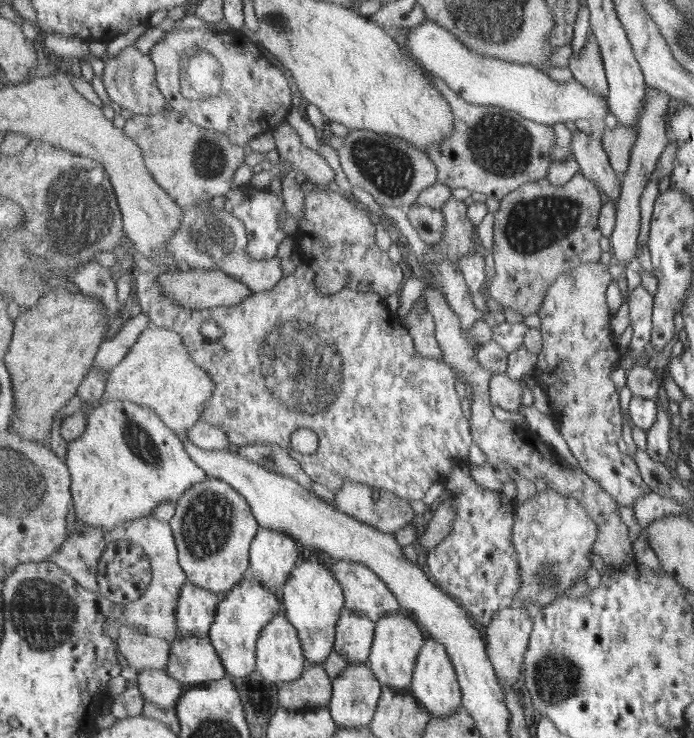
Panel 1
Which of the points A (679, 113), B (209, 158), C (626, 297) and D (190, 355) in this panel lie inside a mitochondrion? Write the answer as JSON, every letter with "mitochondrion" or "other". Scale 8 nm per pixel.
{"A":"other","B":"mitochondrion","C":"other","D":"other"}

